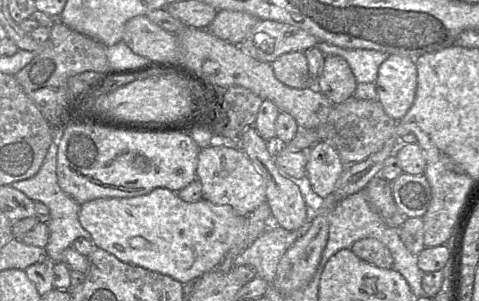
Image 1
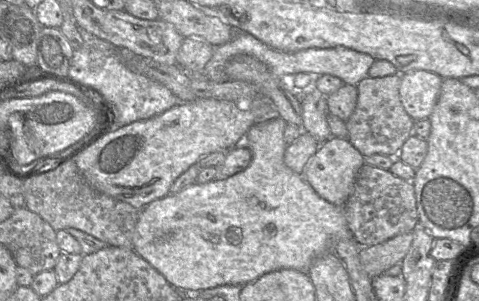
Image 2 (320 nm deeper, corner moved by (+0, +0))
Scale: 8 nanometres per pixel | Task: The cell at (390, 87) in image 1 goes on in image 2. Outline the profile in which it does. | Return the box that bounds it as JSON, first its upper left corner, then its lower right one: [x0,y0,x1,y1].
[401,70,442,121]

